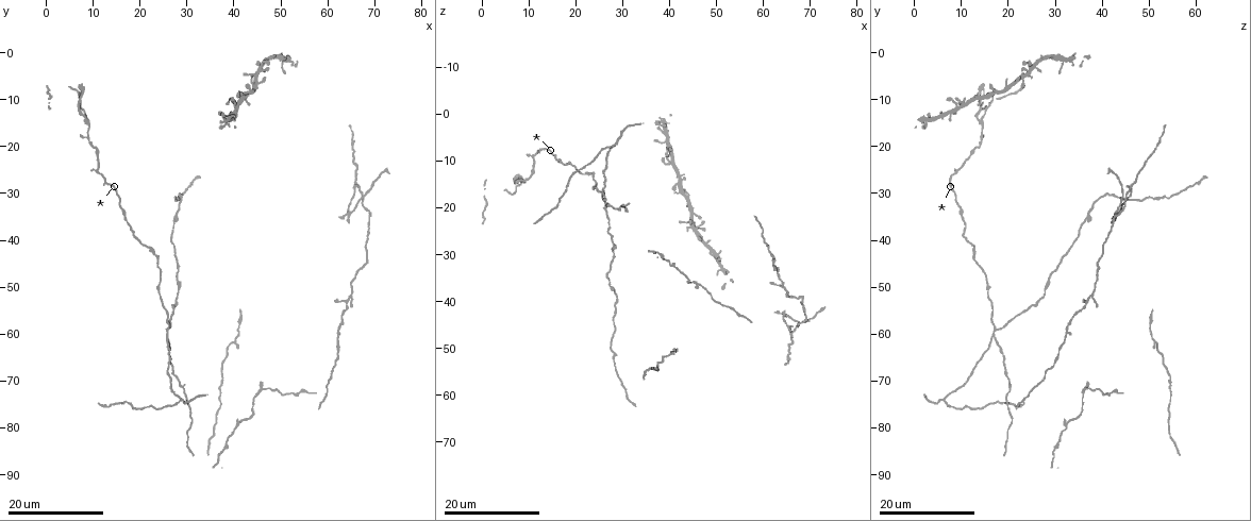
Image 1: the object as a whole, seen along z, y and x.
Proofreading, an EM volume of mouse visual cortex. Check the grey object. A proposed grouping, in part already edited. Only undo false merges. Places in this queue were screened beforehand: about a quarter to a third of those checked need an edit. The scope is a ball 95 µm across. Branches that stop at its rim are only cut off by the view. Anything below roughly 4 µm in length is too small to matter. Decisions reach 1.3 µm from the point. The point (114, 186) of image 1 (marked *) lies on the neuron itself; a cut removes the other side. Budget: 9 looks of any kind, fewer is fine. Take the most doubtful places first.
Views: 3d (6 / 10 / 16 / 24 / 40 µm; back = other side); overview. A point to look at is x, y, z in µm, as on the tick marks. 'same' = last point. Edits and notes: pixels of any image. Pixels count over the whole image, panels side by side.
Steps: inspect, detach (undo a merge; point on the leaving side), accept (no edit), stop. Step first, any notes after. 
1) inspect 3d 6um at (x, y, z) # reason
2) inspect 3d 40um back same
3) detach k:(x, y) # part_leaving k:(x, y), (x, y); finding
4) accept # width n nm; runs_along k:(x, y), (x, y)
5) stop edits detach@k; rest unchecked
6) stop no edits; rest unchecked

inspect 3d 16um at (40.0, 62.0, 51.5)

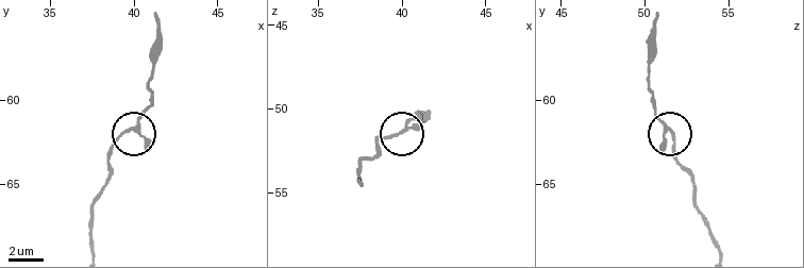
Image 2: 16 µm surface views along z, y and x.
inspect 3d 10um at (40.0, 61.6, 51.4)

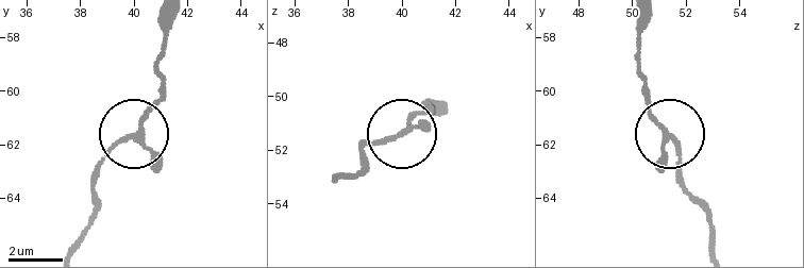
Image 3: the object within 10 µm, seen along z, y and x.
accept # side_arm 8 um; arms 3; all the same neuron

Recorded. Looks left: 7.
inspect 3d 24um at (12.5, 28.0, 7.0)

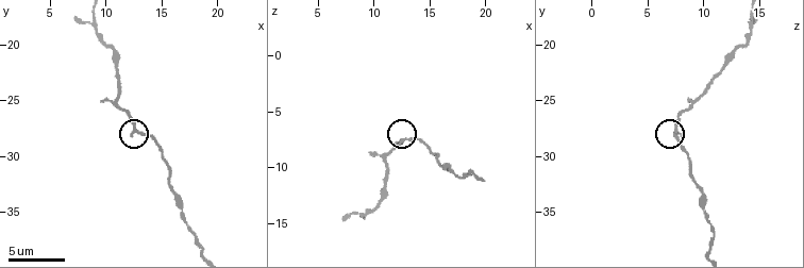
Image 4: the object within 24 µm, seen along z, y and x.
inspect 3d 10um at (13.2, 27.8, 7.4)

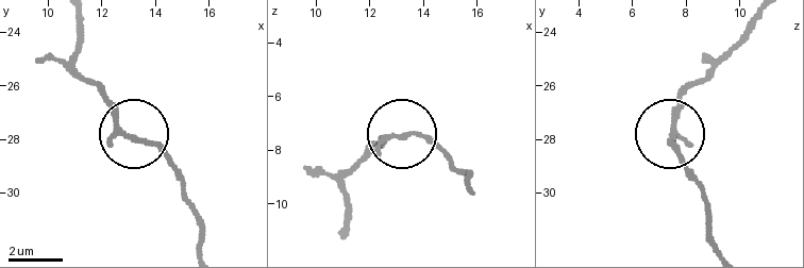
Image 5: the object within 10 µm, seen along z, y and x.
accept # arms 3; runs_along 5:(436, 141), (384, 134), (366, 146); all the same neuron

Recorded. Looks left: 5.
inspect 3d 24um at (46.0, 71.5, 36.0) # three-way junction

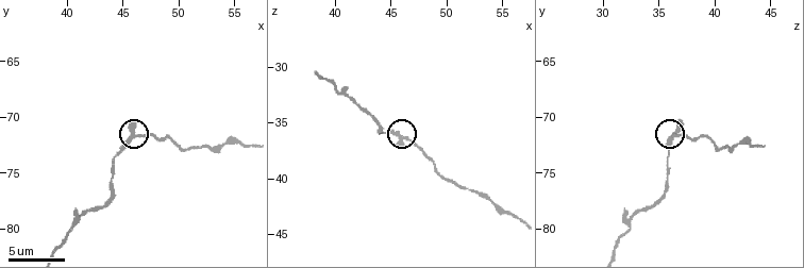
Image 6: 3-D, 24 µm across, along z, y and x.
inspect 3d 6um at (46.2, 71.6, 36.6)

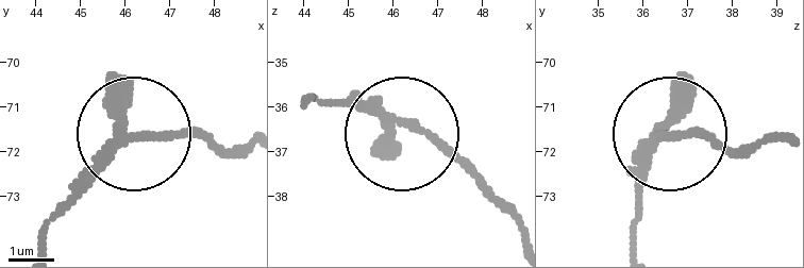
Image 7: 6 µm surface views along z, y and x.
detach 7:(171, 134) # arms 3; part_leaving 7:(120, 143), (197, 131), (250, 143); a second neuron is stuck on

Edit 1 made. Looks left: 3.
inspect 3d 24um at (24.0, 51.5, 15.5) # thin neck

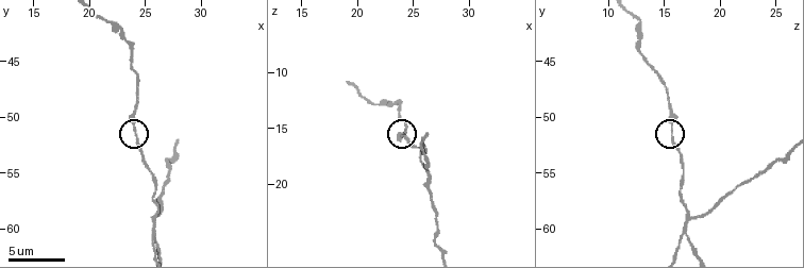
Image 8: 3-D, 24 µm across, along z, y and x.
inspect 3d 10um at (24.2, 51.6, 15.6) # zoom in

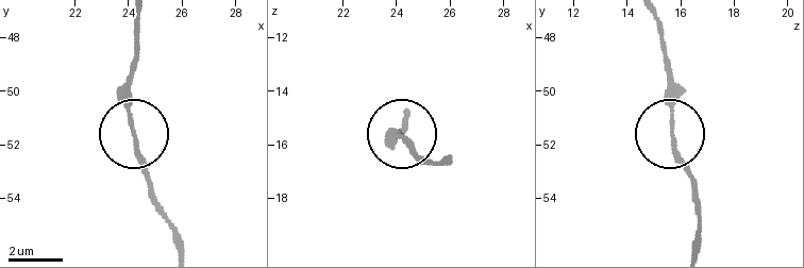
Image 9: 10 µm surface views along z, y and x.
accept # runs_along 9:(137, 23), (130, 119), (150, 199); continuous, no second neuron

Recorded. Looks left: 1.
stop edits detach@7; rest unchecked

